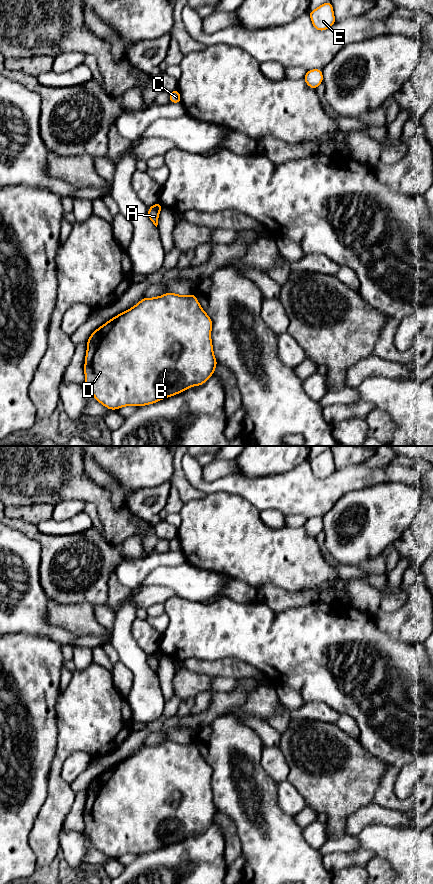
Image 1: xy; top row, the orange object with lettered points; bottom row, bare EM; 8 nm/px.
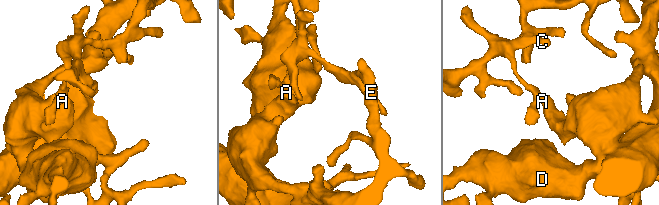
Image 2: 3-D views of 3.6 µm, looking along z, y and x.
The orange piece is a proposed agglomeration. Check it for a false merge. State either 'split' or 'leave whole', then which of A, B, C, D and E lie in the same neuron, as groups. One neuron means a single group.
split | A B D / C E

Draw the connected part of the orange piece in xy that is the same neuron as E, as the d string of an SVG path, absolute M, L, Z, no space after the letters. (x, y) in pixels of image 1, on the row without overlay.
M325 450L313 459L309 460L312 473L316 478L325 479L335 470L334 458L331 450Z

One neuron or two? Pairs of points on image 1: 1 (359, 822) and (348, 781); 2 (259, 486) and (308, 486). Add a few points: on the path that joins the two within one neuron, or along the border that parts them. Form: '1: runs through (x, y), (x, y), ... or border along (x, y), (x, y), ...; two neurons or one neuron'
1: border along (371, 801), (355, 810), (348, 817), (345, 831); two neurons
2: runs through (271, 486), (296, 486); one neuron

